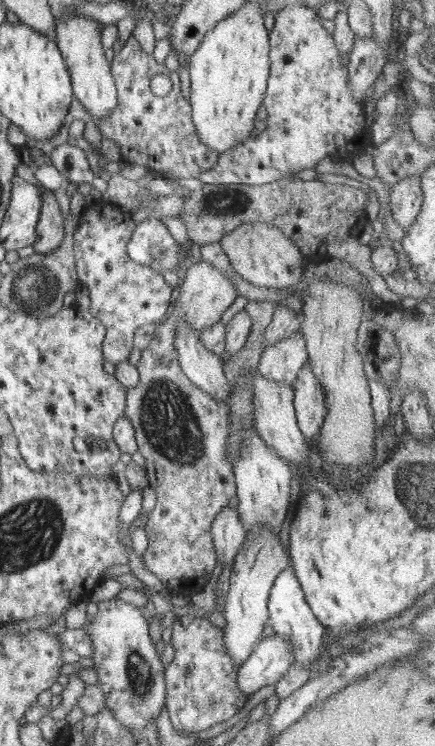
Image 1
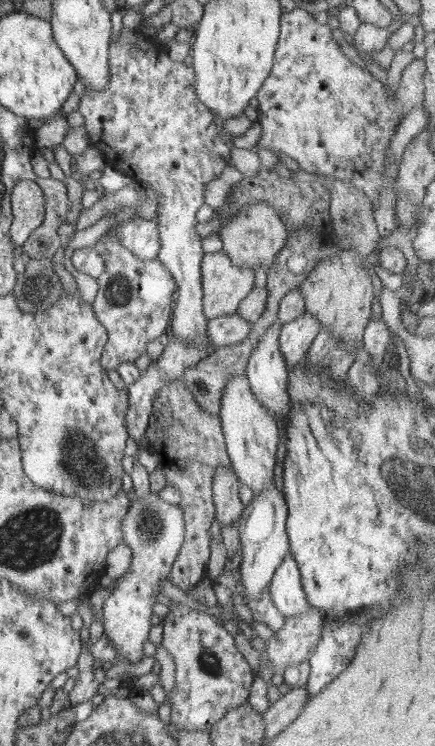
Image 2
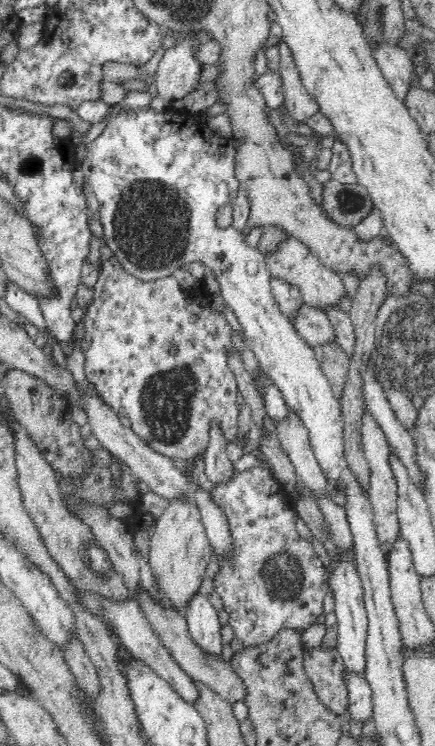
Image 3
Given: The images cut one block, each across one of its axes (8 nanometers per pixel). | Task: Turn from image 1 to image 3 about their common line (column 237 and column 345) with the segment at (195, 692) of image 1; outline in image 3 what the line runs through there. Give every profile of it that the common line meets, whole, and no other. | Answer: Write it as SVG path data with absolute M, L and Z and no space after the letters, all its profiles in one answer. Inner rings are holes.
M305 648L304 671L314 686L314 693L326 709L341 717L349 711L349 693L346 685L347 669L337 650L324 648Z

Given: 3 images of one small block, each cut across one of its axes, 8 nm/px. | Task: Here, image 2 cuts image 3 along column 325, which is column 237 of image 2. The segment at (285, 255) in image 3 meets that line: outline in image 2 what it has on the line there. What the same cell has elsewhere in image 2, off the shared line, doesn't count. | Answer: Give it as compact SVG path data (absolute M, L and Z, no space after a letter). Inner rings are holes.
M224 250L203 254L201 275L203 285L202 308L203 315L207 320L236 313L240 302L253 290L255 284L254 271L242 270L234 265Z

